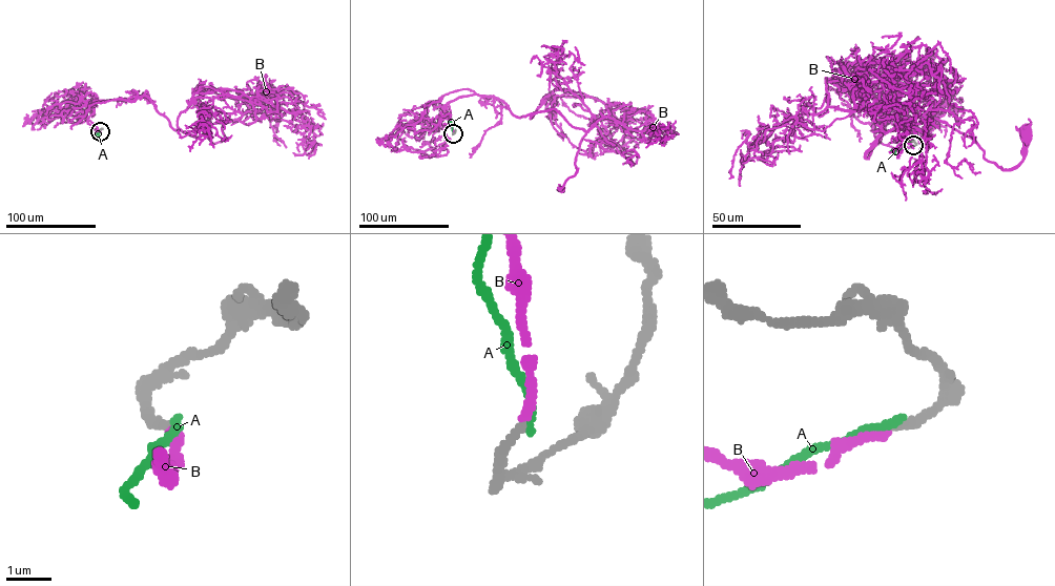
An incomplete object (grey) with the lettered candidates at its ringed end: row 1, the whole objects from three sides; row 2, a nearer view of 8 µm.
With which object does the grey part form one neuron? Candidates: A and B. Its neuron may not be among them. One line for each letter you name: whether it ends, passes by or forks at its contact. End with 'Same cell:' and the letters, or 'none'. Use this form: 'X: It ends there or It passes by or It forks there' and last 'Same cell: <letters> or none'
B: It ends there
Same cell: B

